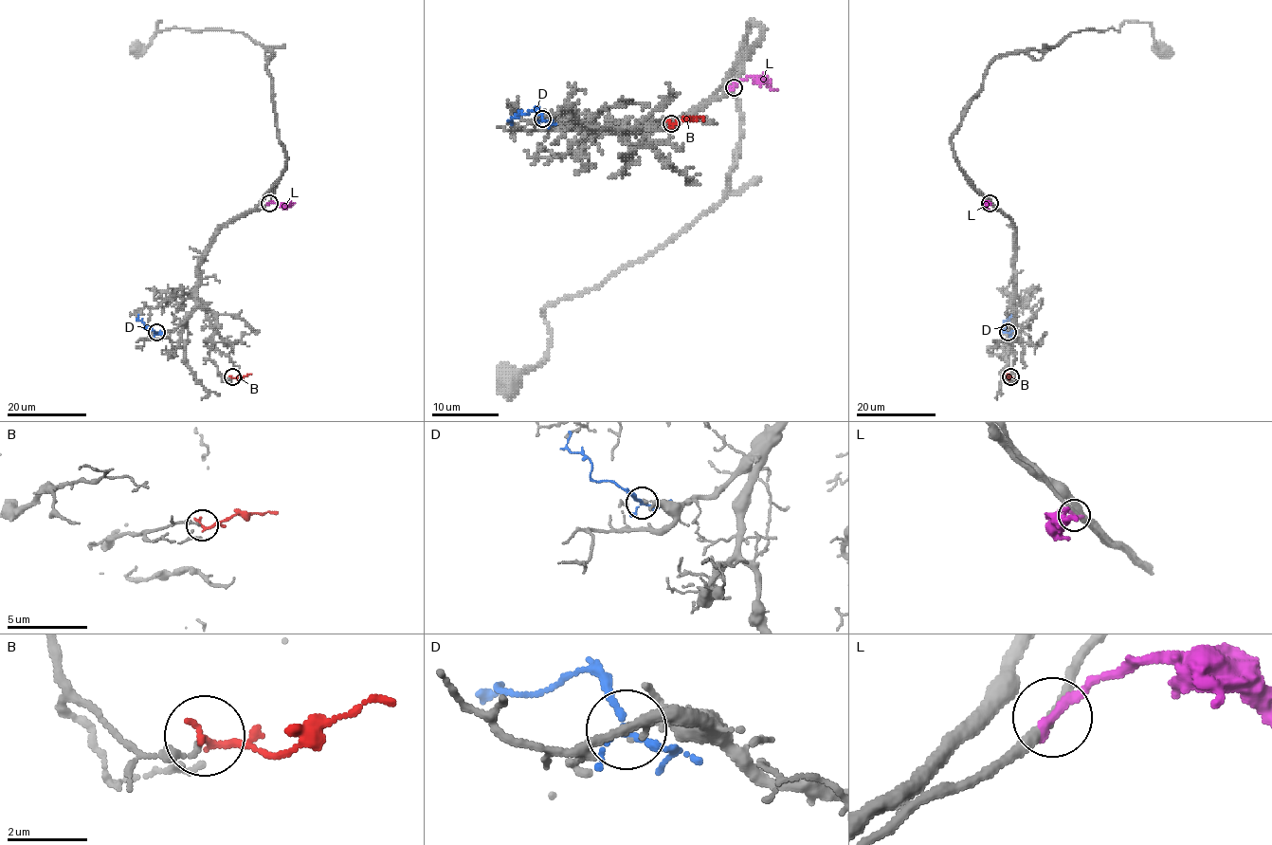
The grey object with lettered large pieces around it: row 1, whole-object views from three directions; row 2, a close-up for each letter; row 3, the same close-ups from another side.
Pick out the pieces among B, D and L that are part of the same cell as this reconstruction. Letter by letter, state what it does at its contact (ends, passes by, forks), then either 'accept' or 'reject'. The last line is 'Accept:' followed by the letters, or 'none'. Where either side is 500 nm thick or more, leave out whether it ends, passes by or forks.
B: it ends there; reject
D: it forks there; reject
L: it ends there; reject
Accept: none

